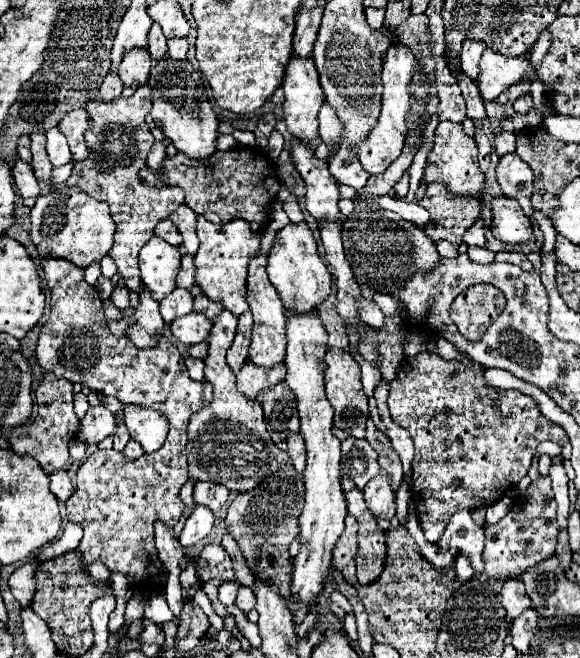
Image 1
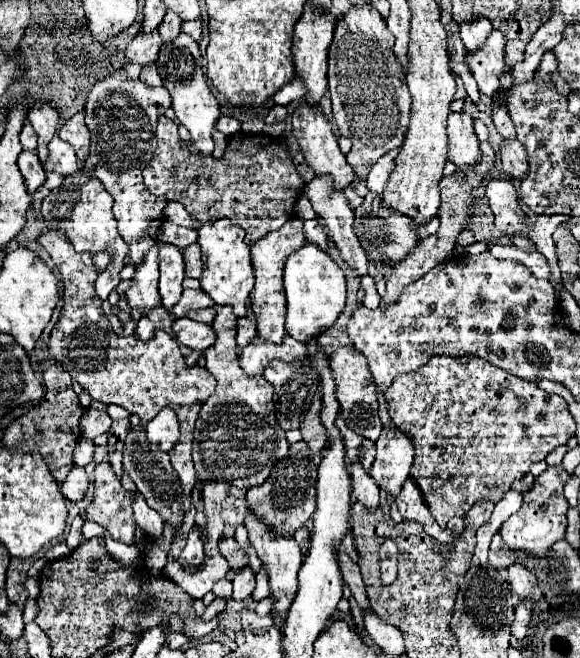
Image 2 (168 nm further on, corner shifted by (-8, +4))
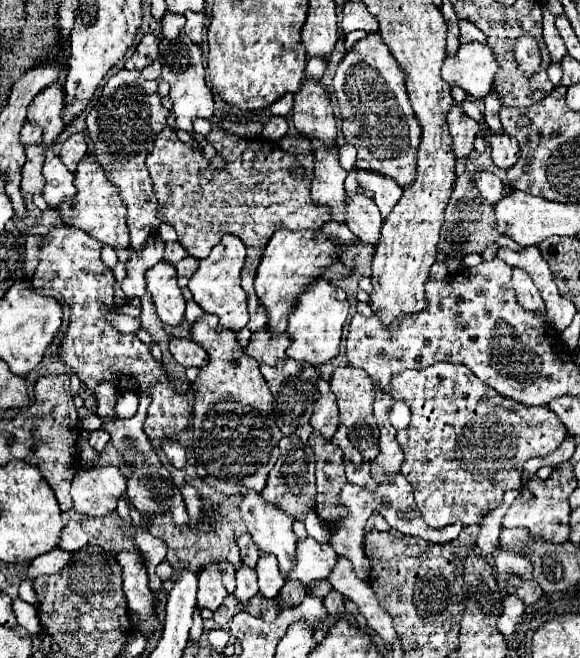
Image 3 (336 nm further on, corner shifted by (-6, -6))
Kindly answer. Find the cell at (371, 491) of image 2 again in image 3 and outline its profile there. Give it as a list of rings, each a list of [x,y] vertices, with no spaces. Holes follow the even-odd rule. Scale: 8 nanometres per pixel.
[[[344,462],[346,464],[346,478],[350,484],[356,484],[356,486],[364,486],[364,488],[370,488],[374,490],[378,484],[376,480],[372,478],[372,468],[368,462],[364,462],[360,468],[356,468],[352,462]]]

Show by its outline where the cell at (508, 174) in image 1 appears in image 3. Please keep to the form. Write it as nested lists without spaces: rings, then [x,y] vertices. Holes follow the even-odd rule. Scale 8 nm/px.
[[[486,126],[486,130],[484,130],[484,136],[486,136],[486,140],[490,142],[490,150],[492,150],[494,164],[496,164],[498,168],[504,168],[504,170],[510,168],[512,162],[516,162],[516,158],[520,156],[516,138],[508,136],[506,132],[496,134],[496,132],[492,132],[488,126]]]

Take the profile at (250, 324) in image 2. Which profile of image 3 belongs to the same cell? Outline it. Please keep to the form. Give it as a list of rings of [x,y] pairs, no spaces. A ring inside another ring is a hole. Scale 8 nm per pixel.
[[[214,124],[206,140],[224,158],[224,168],[212,168],[204,158],[202,148],[198,144],[194,146],[182,142],[176,136],[176,128],[172,126],[166,126],[158,134],[154,148],[146,158],[146,166],[150,170],[154,192],[158,198],[158,218],[162,222],[168,222],[176,230],[178,242],[190,256],[198,260],[206,258],[224,234],[232,234],[244,242],[248,250],[248,262],[242,288],[248,294],[250,322],[244,326],[244,330],[238,332],[238,342],[242,346],[248,346],[250,336],[256,330],[264,328],[268,322],[266,308],[260,304],[254,292],[254,276],[262,260],[260,254],[264,252],[264,246],[278,228],[320,228],[322,224],[330,222],[332,216],[328,208],[316,206],[316,202],[312,202],[310,198],[310,182],[314,178],[312,154],[298,154],[294,158],[292,154],[280,150],[276,142],[266,142],[264,138],[242,138],[224,130],[220,124]],[[294,162],[306,168],[306,176],[300,180],[292,178],[288,172]]]

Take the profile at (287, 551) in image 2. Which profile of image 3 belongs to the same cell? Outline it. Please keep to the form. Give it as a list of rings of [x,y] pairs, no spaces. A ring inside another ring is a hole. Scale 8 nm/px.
[[[248,490],[246,496],[242,498],[240,512],[242,512],[242,518],[244,518],[246,526],[248,526],[248,534],[254,538],[256,546],[262,552],[274,554],[278,558],[280,572],[282,574],[288,574],[292,570],[292,566],[294,566],[294,548],[296,548],[296,534],[292,530],[294,518],[288,516],[286,512],[282,512],[278,506],[266,502],[262,498],[262,492],[254,492],[254,490]]]

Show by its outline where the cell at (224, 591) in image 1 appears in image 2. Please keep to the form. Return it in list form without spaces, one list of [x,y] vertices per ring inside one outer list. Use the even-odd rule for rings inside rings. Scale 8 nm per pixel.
[[[246,566],[246,568],[242,568],[242,570],[238,570],[236,572],[236,576],[234,576],[234,580],[232,580],[232,584],[234,584],[234,592],[232,592],[232,598],[234,600],[246,600],[250,594],[252,594],[252,590],[254,590],[254,572],[250,572],[250,568]]]

